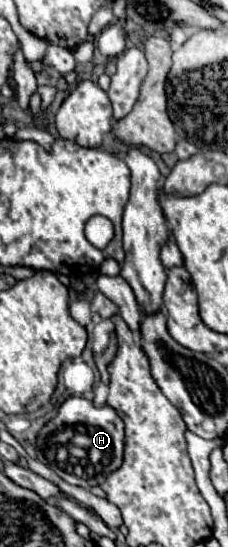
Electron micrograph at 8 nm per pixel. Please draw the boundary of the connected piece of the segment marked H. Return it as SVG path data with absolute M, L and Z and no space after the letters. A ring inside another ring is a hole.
M68 397L60 405L58 415L40 429L36 451L38 461L48 465L66 483L88 489L104 483L106 477L122 465L124 423L108 405L94 407L92 401L84 397Z

